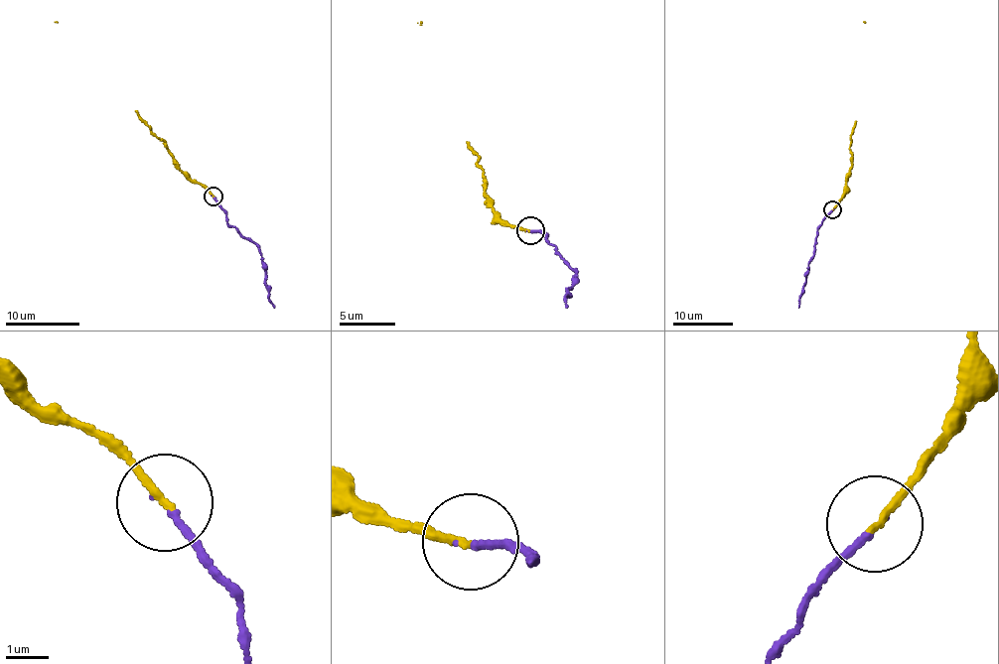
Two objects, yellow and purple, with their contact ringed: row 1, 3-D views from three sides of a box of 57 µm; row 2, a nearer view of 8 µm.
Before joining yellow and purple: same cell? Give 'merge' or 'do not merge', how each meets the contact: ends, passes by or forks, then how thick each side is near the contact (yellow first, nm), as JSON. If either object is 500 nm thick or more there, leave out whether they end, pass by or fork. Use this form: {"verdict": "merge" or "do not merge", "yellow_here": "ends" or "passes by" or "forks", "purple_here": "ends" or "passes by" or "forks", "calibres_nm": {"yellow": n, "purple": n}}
{"verdict": "merge", "yellow_here": "ends", "purple_here": "ends", "calibres_nm": {"yellow": 170, "purple": 160}}

